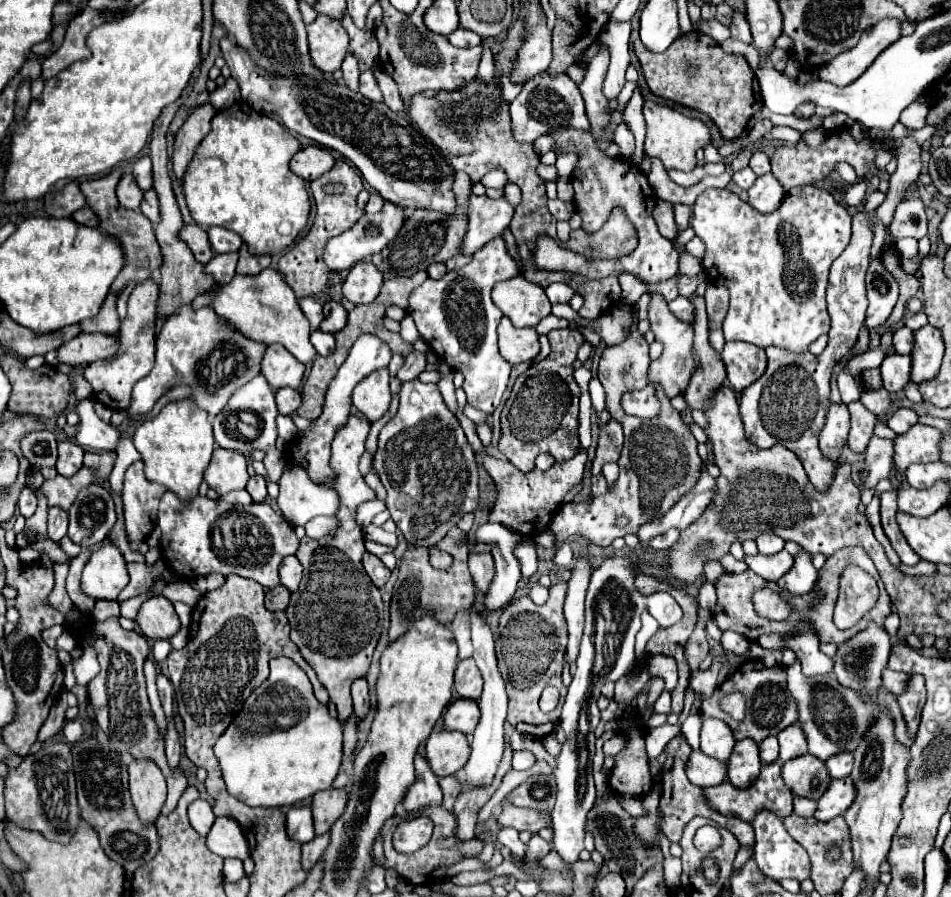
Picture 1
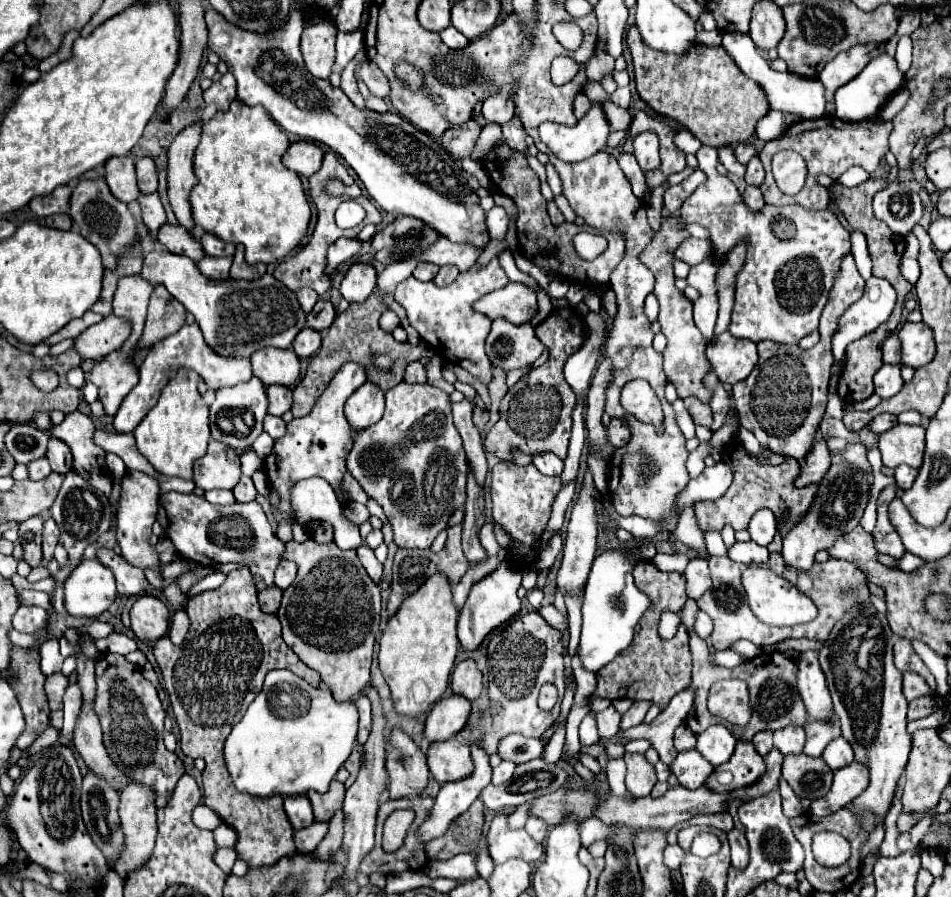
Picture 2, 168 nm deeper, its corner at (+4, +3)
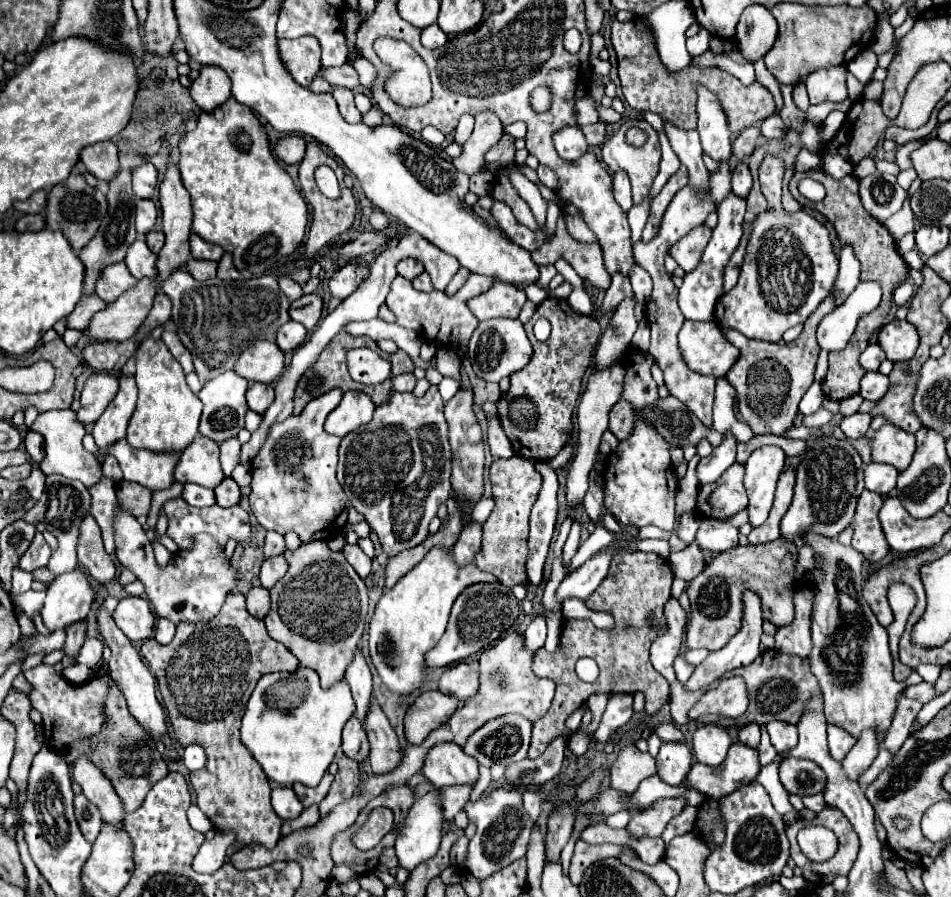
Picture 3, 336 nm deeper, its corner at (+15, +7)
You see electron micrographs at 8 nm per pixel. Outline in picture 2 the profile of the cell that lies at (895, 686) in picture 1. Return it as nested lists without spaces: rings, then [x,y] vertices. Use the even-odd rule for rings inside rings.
[[[903,673],[903,693],[907,697],[907,701],[913,701],[917,697],[923,695],[931,695],[931,689],[927,687],[927,683],[913,673]]]

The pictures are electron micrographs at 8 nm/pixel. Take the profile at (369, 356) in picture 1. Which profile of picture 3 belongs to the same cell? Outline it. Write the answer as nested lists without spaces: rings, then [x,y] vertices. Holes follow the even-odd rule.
[[[332,391],[312,399],[300,415],[274,423],[264,445],[252,459],[250,509],[258,523],[280,535],[294,531],[302,541],[330,539],[342,531],[348,519],[348,497],[336,479],[340,437],[326,433],[326,415],[340,403],[342,391]]]

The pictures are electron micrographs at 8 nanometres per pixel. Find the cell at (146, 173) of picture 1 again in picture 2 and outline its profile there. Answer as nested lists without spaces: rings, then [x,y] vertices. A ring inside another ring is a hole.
[[[143,157],[135,163],[137,167],[137,185],[141,193],[155,193],[157,191],[157,167],[151,157]]]

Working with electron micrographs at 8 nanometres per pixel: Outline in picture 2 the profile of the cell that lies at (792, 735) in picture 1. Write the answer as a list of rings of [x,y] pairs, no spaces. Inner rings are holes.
[[[795,725],[777,729],[773,733],[773,743],[783,755],[801,753],[803,745],[805,745],[805,729],[803,727],[795,727]]]

